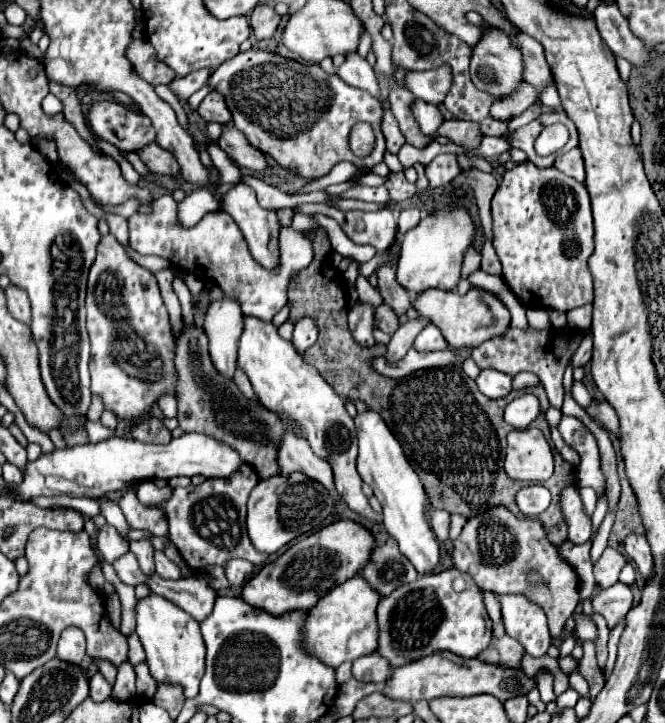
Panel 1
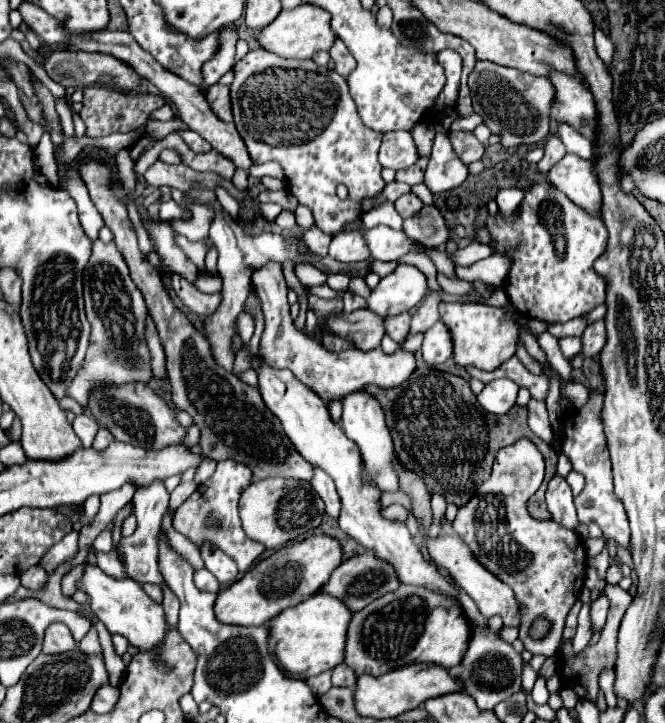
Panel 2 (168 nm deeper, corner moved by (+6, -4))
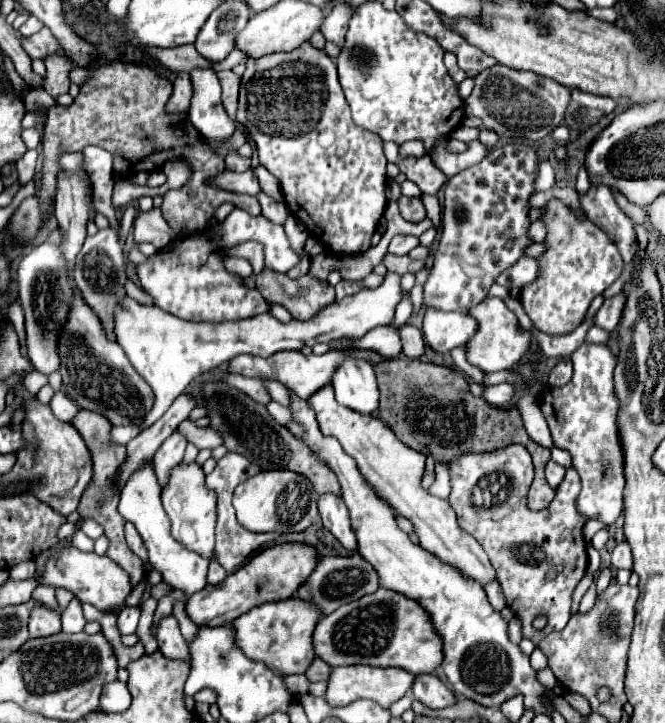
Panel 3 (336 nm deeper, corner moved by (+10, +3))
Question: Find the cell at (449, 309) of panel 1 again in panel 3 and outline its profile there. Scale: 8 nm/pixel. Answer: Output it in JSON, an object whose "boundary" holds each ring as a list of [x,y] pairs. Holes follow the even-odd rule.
{"boundary":[[[488,297],[480,305],[468,311],[478,321],[478,333],[466,343],[466,357],[472,365],[480,367],[482,371],[508,371],[514,369],[522,357],[530,351],[532,333],[522,329],[516,315],[504,305],[498,297]]]}

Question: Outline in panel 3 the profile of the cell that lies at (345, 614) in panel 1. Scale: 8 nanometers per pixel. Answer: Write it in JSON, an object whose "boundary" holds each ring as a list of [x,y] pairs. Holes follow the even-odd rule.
{"boundary":[[[290,597],[276,603],[262,603],[244,613],[242,617],[230,621],[228,627],[234,631],[238,649],[242,649],[242,653],[246,653],[250,661],[264,663],[272,669],[272,673],[286,677],[292,673],[304,673],[312,663],[312,633],[320,617],[320,609],[306,601]]]}

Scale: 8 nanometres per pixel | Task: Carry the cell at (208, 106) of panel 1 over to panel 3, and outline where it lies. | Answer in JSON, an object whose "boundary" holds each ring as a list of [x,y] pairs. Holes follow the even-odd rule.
{"boundary":[[[218,71],[218,81],[222,85],[222,103],[230,119],[236,119],[236,107],[238,107],[238,89],[242,77],[232,71]]]}

